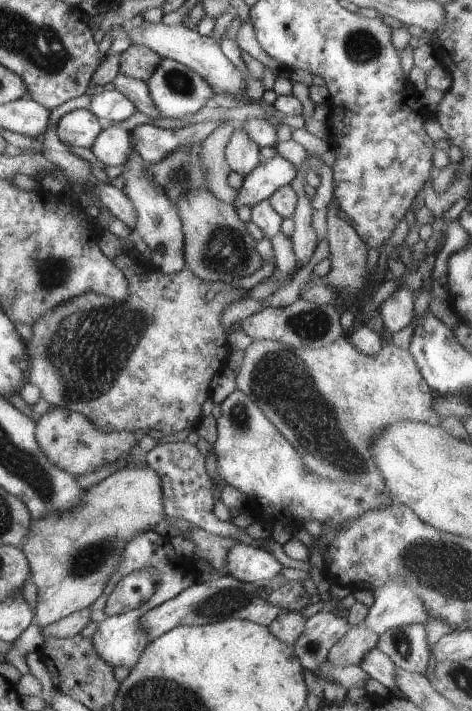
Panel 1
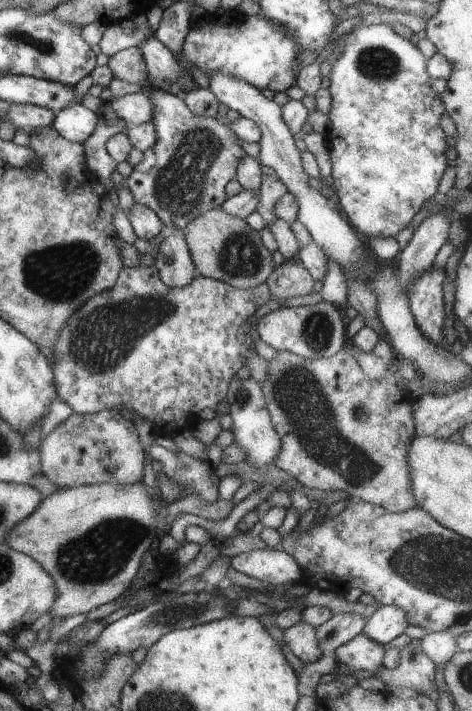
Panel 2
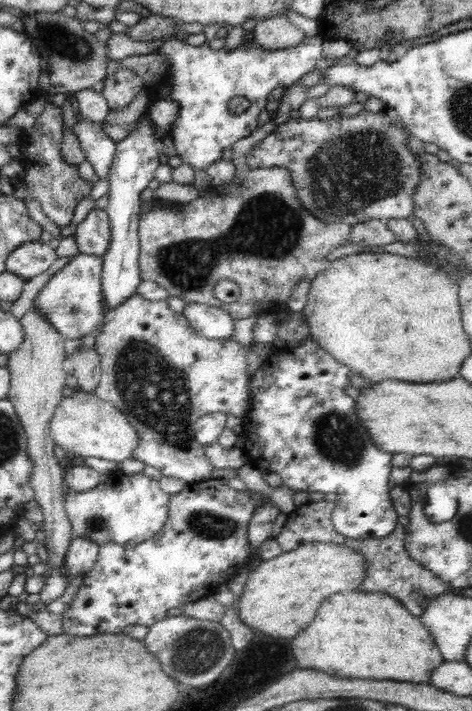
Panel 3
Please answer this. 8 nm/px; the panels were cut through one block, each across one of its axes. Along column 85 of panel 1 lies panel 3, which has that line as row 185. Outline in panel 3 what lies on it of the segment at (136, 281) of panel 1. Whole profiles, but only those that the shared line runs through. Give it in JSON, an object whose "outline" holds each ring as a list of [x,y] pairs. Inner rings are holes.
{"outline":[[[362,109],[355,115],[335,115],[328,119],[290,118],[260,140],[247,152],[251,169],[282,166],[288,168],[302,206],[322,222],[344,222],[355,225],[372,219],[408,219],[413,214],[413,194],[421,177],[417,155],[407,146],[408,134],[392,121],[389,111],[372,113]]]}

